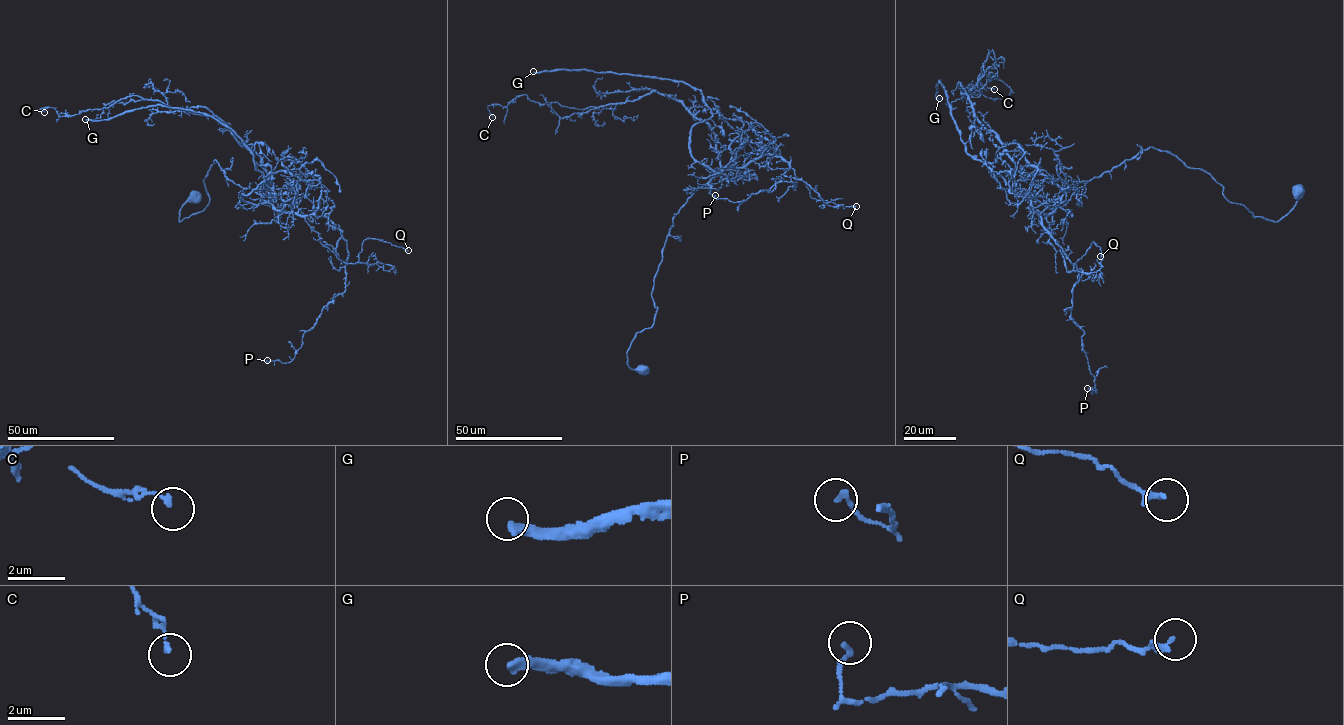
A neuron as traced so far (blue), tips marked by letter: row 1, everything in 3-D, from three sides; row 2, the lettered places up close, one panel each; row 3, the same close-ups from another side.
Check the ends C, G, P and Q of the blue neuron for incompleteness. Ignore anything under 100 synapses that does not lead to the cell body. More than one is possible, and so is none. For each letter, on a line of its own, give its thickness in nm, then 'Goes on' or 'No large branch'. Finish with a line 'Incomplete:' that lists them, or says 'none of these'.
C: Thickness 140 nm. No large branch
G: Thickness 320 nm. Goes on
P: Thickness 170 nm. No large branch
Q: Thickness 240 nm. No large branch
Incomplete: G

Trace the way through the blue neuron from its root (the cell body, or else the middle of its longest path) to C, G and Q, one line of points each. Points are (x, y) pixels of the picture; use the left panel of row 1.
C: (194, 197), (179, 221), (207, 206), (215, 160), (236, 184), (272, 188), (215, 116), (137, 96), (44, 112)
G: (194, 197), (215, 160), (268, 201), (241, 197), (263, 174), (229, 128), (85, 119)
Q: (194, 197), (179, 221), (207, 206), (215, 160), (276, 209), (327, 217), (345, 262), (368, 238), (408, 250)

